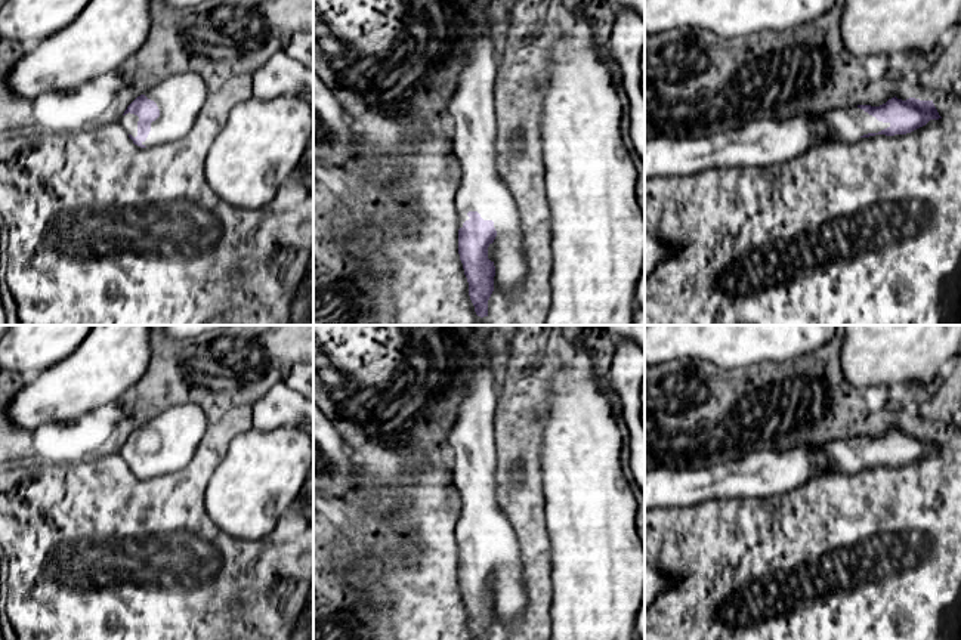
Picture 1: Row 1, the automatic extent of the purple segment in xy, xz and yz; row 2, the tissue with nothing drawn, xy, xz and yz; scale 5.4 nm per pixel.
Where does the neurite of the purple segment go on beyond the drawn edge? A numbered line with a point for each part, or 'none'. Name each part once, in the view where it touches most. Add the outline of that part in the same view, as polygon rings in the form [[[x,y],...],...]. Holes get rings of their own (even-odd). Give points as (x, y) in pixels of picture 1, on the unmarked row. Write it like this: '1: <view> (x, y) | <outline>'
1: yz (760, 475) | [[[840,439],[825,443],[821,448],[809,448],[800,445],[792,449],[778,452],[748,452],[739,460],[721,463],[713,467],[695,467],[695,469],[670,469],[670,467],[652,467],[645,470],[645,510],[648,508],[673,508],[695,505],[711,498],[727,497],[754,497],[767,498],[785,494],[797,489],[807,479],[821,472],[812,457],[818,452],[824,452],[837,472],[856,473],[863,466],[878,464],[890,454],[878,452],[863,440]]]

